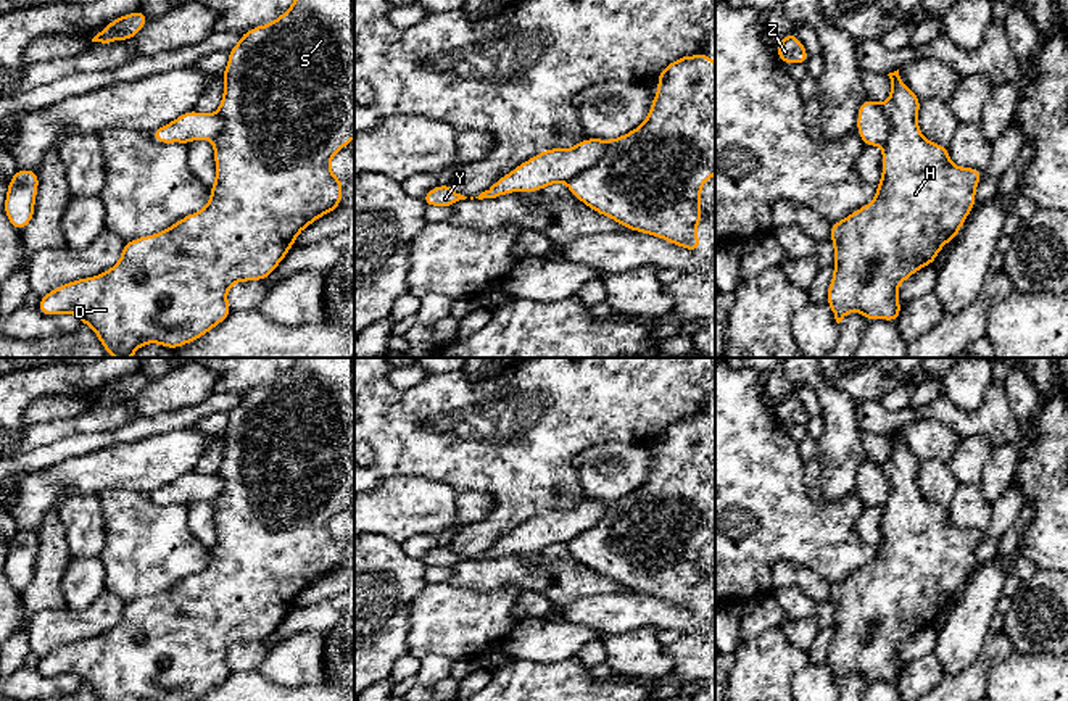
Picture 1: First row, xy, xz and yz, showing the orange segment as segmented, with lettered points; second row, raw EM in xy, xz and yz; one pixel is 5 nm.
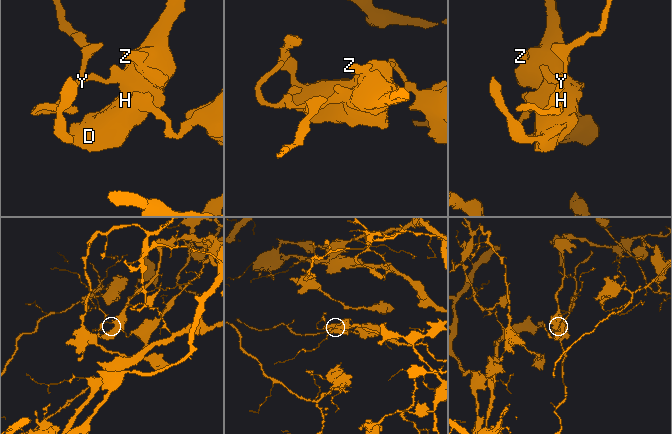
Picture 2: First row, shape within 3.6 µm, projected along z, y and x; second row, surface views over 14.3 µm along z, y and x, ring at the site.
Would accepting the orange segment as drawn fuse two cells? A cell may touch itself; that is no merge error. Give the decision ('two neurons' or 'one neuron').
one neuron

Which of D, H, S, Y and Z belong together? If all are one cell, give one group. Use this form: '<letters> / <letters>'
D H S Y Z

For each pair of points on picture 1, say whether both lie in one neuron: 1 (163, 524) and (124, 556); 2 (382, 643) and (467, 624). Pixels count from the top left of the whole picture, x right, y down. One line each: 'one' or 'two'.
1: one
2: two

